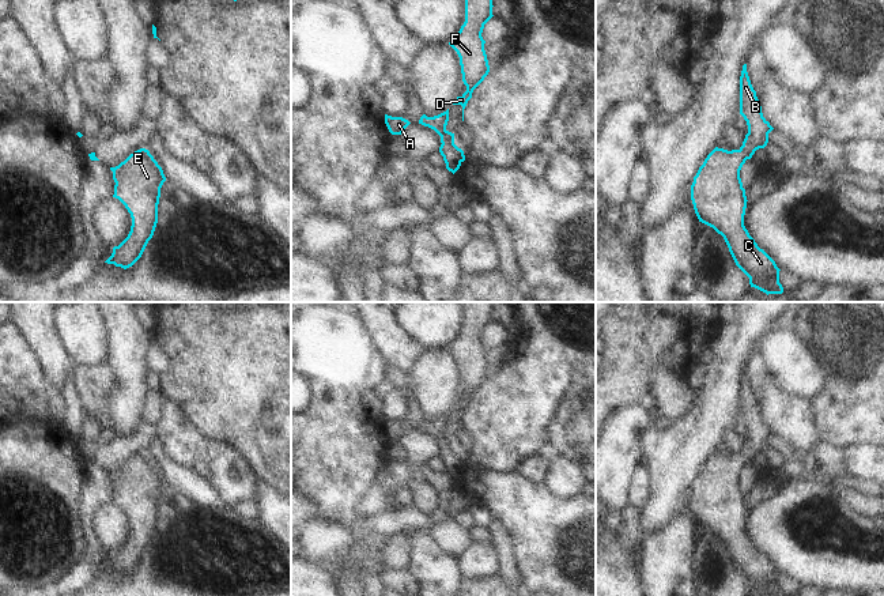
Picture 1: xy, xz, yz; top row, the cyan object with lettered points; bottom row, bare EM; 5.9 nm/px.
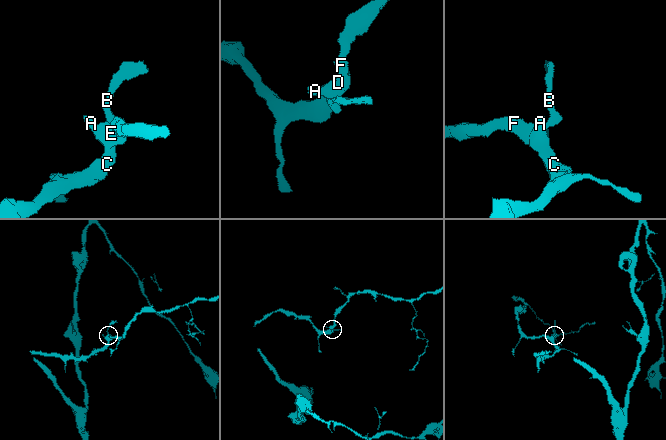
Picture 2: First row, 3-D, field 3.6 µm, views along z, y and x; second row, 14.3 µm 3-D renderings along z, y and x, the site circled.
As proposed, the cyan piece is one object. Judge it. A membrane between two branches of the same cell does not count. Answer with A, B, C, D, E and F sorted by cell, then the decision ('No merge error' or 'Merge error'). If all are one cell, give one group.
Groups: A B C D E F. No merge error.

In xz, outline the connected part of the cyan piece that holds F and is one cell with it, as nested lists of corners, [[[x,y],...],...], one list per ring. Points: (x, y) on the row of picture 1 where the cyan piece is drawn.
[[[465,0],[465,22],[461,26],[457,35],[449,42],[449,45],[457,52],[457,54],[460,57],[462,82],[466,86],[466,91],[461,97],[457,97],[457,99],[453,103],[453,105],[462,106],[462,121],[464,121],[464,109],[465,109],[468,101],[472,98],[473,90],[484,80],[484,78],[490,72],[490,65],[488,65],[487,54],[484,50],[486,41],[483,39],[481,33],[483,33],[484,24],[494,16],[492,7],[494,7],[492,0]]]

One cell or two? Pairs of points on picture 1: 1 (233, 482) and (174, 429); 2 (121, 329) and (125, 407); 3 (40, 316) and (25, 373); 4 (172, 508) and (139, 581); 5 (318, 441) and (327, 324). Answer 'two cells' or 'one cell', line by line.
1: one cell
2: one cell
3: two cells
4: one cell
5: one cell

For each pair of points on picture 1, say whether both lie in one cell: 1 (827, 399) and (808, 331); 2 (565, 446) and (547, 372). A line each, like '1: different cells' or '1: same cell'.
1: same cell
2: different cells

